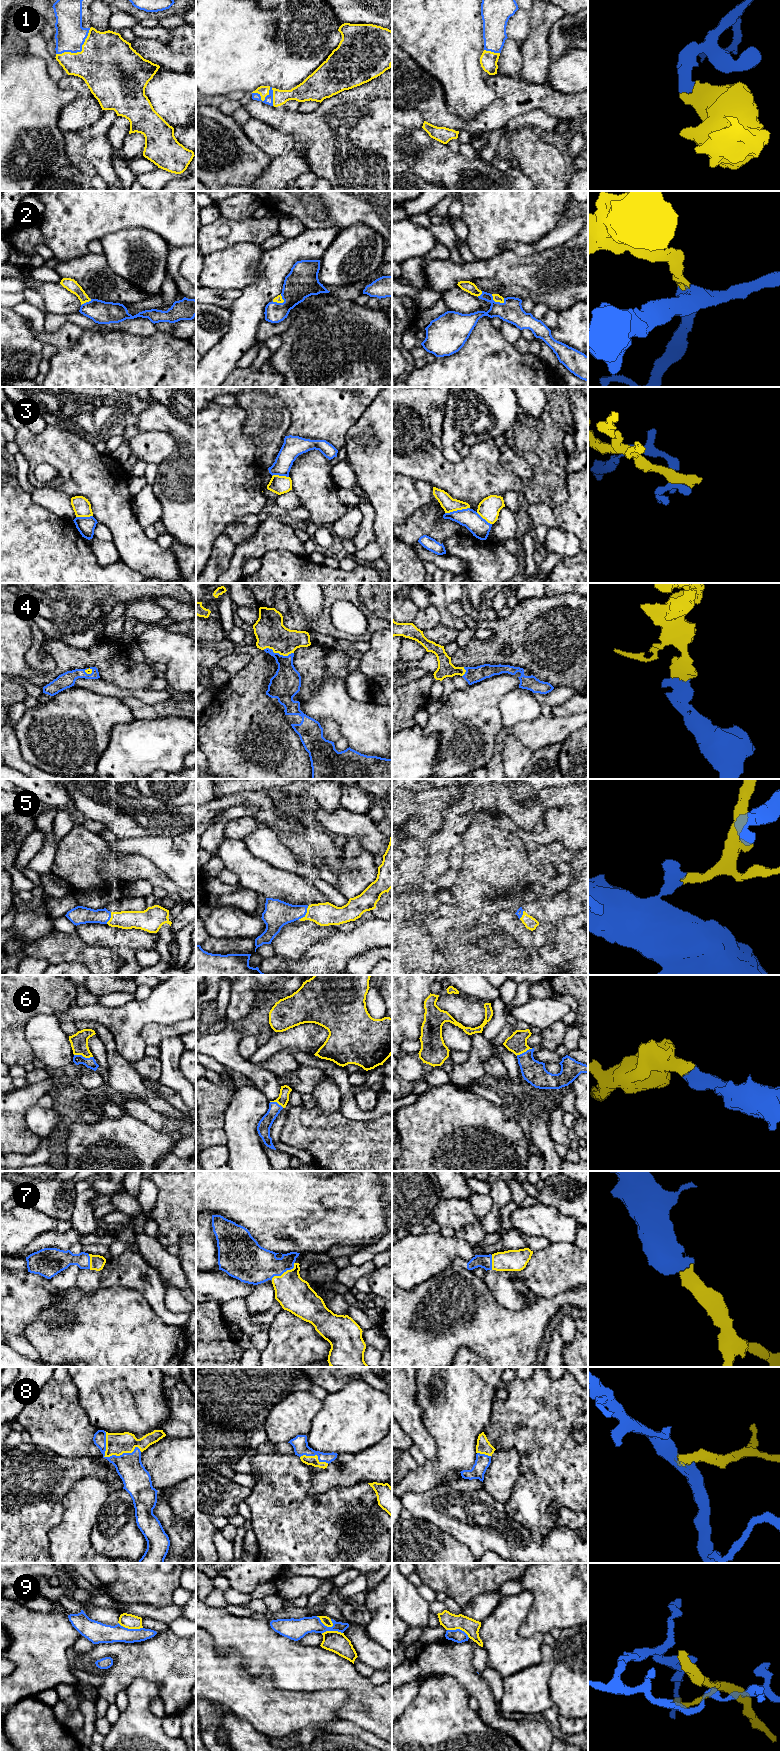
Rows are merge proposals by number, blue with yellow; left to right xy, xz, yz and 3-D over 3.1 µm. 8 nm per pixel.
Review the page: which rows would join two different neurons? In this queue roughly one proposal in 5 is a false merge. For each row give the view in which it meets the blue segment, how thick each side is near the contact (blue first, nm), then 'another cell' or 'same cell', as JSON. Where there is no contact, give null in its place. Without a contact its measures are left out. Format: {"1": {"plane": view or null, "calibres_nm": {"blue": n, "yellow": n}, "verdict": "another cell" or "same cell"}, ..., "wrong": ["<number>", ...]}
{"1": {"plane": "xy", "calibres_nm": {"blue": 240, "yellow": 460}, "verdict": "same cell"}, "2": {"plane": "yz", "calibres_nm": {"blue": 190, "yellow": 60}, "verdict": "same cell"}, "3": {"plane": "yz", "calibres_nm": {"blue": 160, "yellow": 120}, "verdict": "another cell"}, "4": {"plane": "xz", "calibres_nm": {"blue": 240, "yellow": 240}, "verdict": "same cell"}, "5": {"plane": "xz", "calibres_nm": {"blue": 220, "yellow": 190}, "verdict": "same cell"}, "6": {"plane": "xy", "calibres_nm": {"blue": 80, "yellow": 140}, "verdict": "same cell"}, "7": {"plane": "xz", "calibres_nm": {"blue": 300, "yellow": 280}, "verdict": "same cell"}, "8": {"plane": "xy", "calibres_nm": {"blue": 220, "yellow": 180}, "verdict": "same cell"}, "9": {"plane": "xy", "calibres_nm": {"blue": 160, "yellow": 120}, "verdict": "another cell"}, "wrong": ["3", "9"]}

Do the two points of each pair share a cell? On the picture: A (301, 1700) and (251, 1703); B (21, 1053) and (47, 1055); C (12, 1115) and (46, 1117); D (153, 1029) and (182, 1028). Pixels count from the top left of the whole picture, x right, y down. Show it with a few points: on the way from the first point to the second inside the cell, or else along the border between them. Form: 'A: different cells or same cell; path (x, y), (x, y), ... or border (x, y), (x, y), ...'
A: same cell; path (289, 1703), (263, 1703)
B: different cells; border (24, 1032), (24, 1037), (35, 1057)
C: different cells; border (34, 1103), (26, 1111), (25, 1123), (39, 1136)
D: same cell; path (160, 1030), (175, 1030)

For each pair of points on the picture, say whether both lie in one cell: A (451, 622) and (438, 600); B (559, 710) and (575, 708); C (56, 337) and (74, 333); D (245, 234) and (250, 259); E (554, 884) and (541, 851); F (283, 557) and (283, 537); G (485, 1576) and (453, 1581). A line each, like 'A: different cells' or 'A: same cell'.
A: same cell
B: same cell
C: same cell
D: different cells
E: same cell
F: different cells
G: same cell

